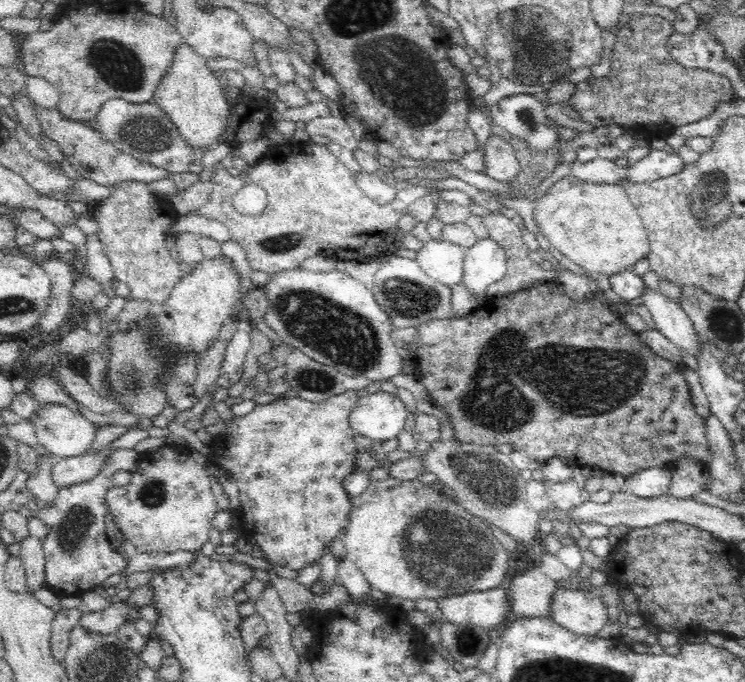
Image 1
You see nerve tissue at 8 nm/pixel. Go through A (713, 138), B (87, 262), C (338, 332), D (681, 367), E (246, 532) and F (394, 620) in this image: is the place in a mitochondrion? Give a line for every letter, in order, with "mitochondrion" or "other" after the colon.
A: other
B: other
C: mitochondrion
D: other
E: other
F: mitochondrion

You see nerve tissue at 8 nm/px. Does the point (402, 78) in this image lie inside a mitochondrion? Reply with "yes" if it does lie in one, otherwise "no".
yes

